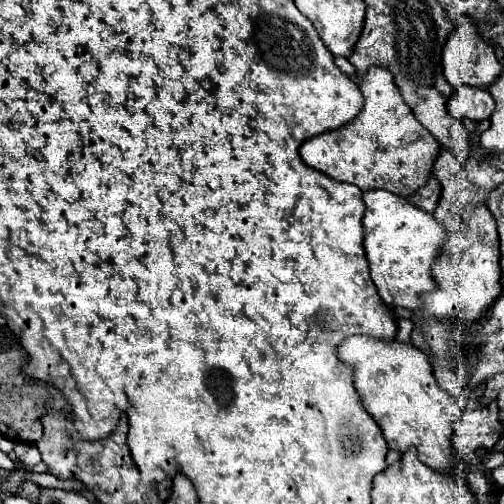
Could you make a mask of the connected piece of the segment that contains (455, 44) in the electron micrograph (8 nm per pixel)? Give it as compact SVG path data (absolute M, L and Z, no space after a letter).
M462 16L458 26L454 28L454 32L448 36L444 48L442 48L442 66L444 66L444 76L448 78L448 82L458 88L462 86L476 86L476 88L488 88L488 84L492 84L502 66L494 54L494 48L490 46L490 42L484 40L480 26L476 24L474 18L470 16Z

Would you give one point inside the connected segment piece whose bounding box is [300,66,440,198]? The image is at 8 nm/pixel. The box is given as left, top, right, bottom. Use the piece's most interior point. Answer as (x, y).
(385, 147)

